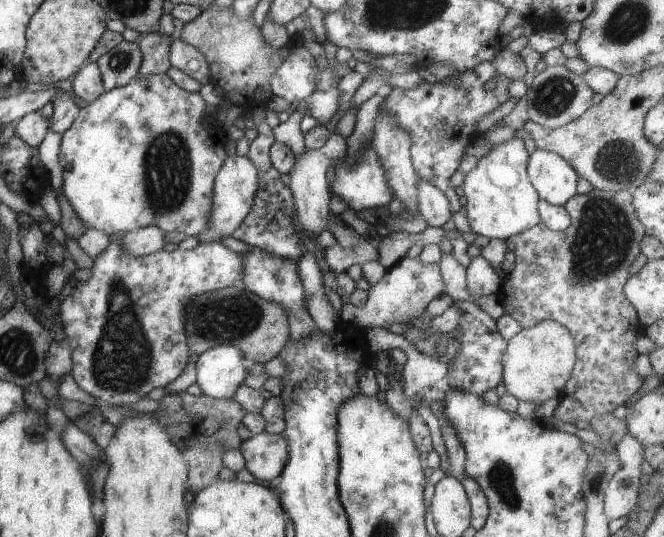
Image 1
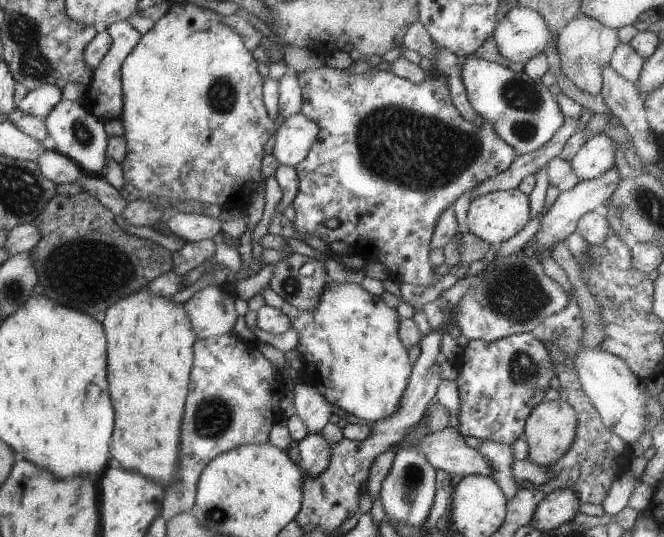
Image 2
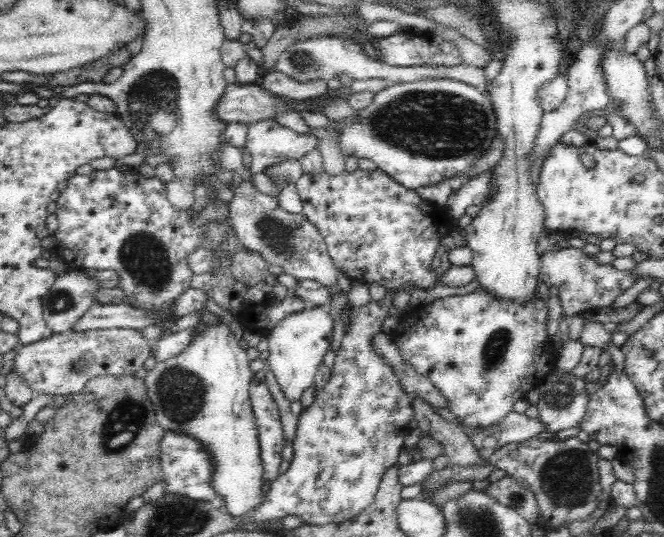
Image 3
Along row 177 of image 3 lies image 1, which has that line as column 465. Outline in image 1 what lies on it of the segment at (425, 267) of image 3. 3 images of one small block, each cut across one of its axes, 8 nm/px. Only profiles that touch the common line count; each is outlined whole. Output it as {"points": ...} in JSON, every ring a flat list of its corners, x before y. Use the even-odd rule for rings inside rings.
{"points":[[455,301,455,308,462,310,457,320,457,329,460,330,458,338,453,338,460,345,454,358,447,361,447,383,449,390,461,390,473,395,482,395,489,389,495,389,502,380,502,362,504,358,506,341,497,332,493,321,483,310,475,307,471,302]]}

